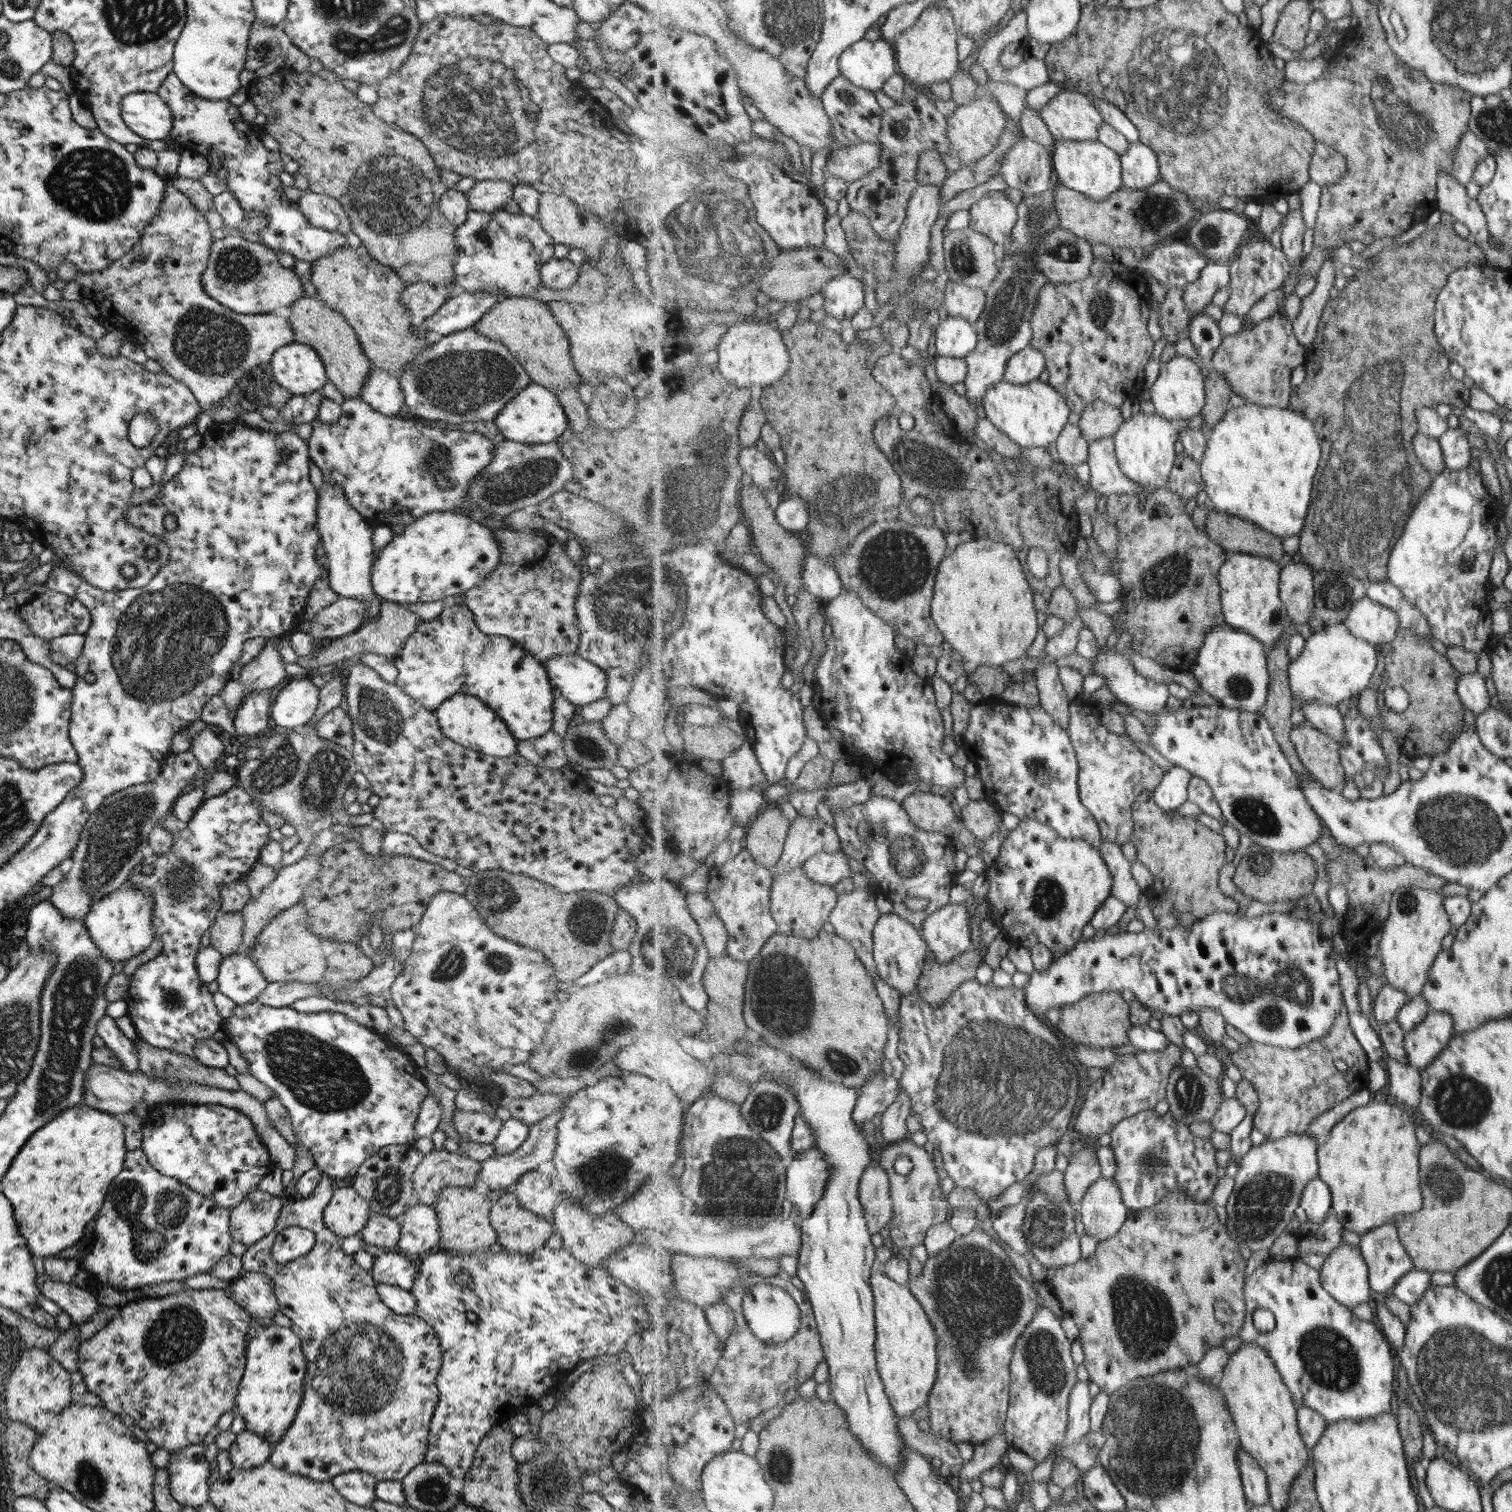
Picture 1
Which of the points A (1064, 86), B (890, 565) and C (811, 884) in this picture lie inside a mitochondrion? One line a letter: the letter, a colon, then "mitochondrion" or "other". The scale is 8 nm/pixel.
A: other
B: mitochondrion
C: other

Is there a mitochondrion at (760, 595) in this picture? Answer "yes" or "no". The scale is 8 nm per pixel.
no

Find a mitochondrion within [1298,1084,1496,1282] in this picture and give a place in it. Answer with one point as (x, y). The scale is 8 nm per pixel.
(1434, 1187)

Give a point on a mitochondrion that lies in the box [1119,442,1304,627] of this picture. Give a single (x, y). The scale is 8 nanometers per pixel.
(1173, 572)

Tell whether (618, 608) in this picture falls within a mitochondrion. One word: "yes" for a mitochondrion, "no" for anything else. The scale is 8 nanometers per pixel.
yes

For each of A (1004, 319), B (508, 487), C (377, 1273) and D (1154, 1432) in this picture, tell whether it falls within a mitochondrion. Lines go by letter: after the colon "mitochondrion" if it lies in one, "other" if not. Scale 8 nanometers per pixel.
A: mitochondrion
B: mitochondrion
C: other
D: mitochondrion

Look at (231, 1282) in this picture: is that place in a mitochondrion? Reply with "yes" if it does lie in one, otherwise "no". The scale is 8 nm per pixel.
no

